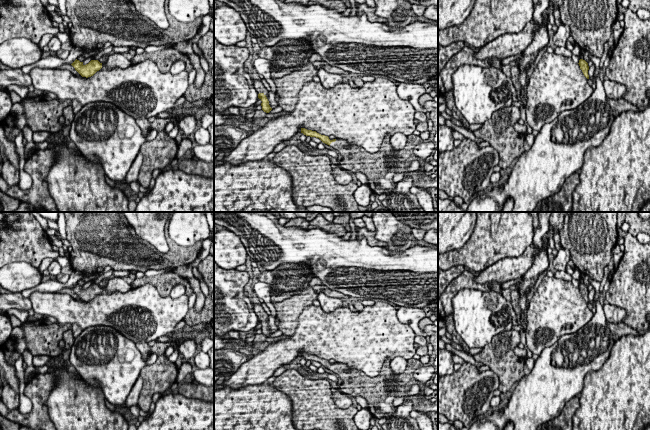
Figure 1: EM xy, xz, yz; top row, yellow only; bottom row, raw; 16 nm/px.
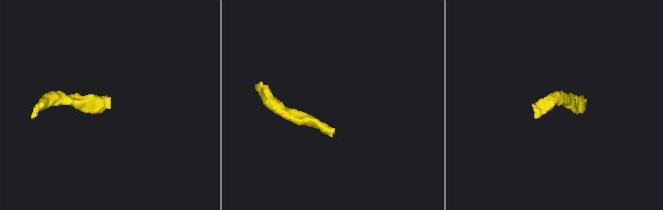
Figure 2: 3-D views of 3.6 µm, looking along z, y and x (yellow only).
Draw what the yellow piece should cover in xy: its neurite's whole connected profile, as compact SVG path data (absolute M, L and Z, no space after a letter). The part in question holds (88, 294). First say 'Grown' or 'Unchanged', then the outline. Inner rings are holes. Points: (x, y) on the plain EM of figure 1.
Unchanged. M76 283L71 289L82 301L86 302L93 300L102 292L102 287L98 284L91 284L88 288L84 289L83 286Z

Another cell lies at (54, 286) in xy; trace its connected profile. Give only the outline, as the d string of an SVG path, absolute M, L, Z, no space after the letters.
M73 270L71 273L69 280L66 283L61 283L55 280L48 280L46 282L41 282L38 286L27 289L21 292L23 297L29 297L33 292L52 292L59 293L64 288L72 288L79 280L83 278L83 274L77 270Z

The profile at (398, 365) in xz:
M395 357L390 362L390 368L393 374L397 375L405 371L407 367L407 360L403 357Z

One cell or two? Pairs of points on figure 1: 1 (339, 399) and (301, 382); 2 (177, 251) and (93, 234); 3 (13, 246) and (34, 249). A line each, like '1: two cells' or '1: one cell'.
1: two cells
2: one cell
3: one cell

